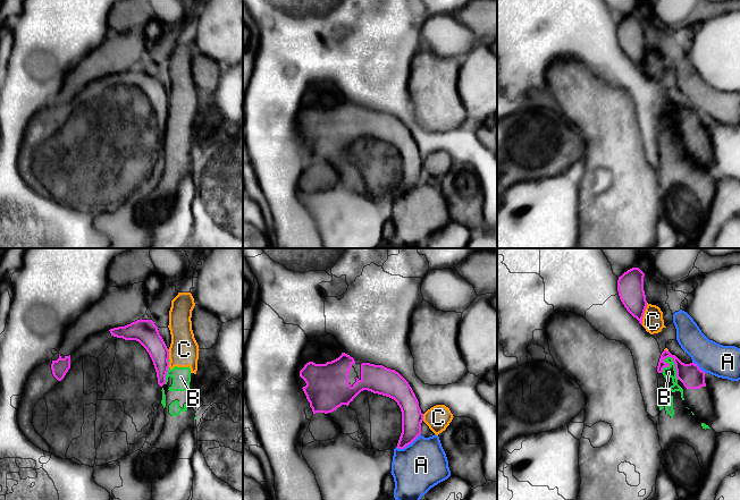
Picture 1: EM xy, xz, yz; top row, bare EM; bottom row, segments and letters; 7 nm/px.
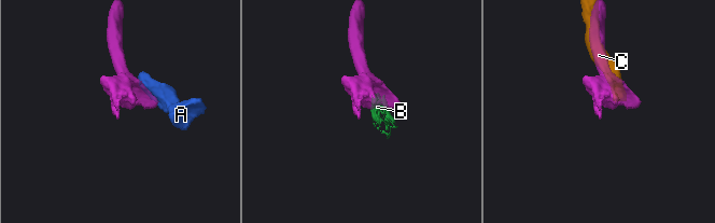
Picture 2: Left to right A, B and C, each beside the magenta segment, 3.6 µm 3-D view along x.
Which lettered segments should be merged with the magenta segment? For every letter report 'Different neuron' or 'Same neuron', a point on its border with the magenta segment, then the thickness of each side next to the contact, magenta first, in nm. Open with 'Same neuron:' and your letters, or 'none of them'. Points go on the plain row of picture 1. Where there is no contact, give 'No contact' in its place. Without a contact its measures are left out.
Same neuron: none of them
A: Different neuron. Touches magenta at xz (408, 191). Thickness 150 nm (magenta) against 340 nm
B: Different neuron. Touches magenta at yz (675, 111). Thickness 160 nm (magenta) against 80 nm
C: Different neuron. Touches magenta at yz (644, 59). Thickness 190 nm (magenta) against 150 nm

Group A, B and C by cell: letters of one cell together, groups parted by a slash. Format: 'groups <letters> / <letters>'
groups A / B C

